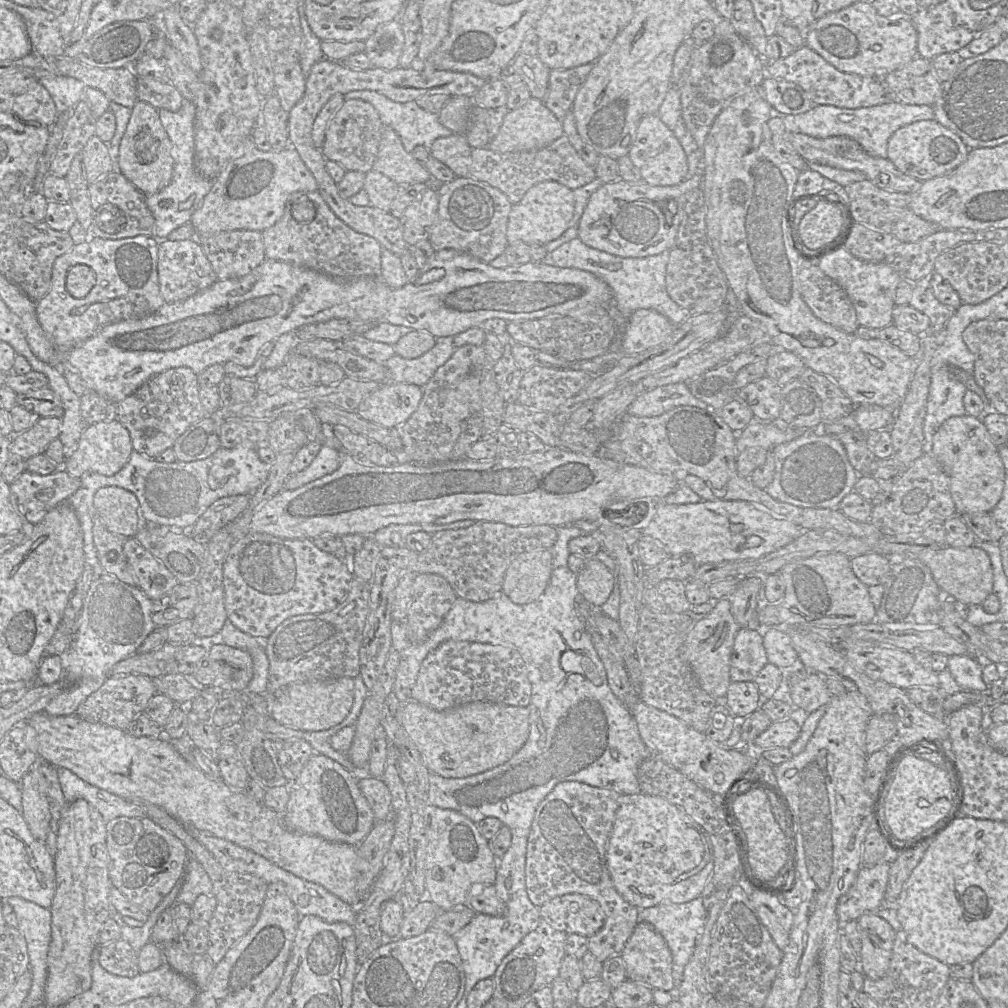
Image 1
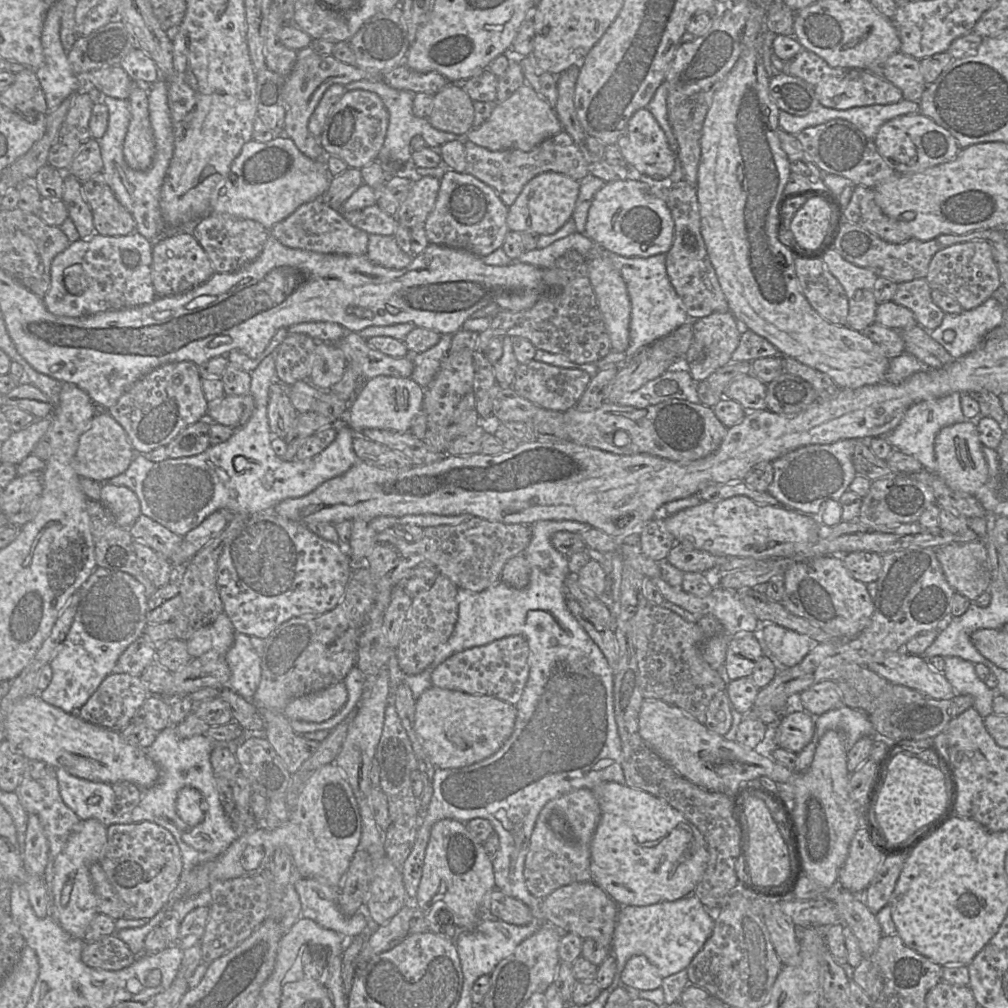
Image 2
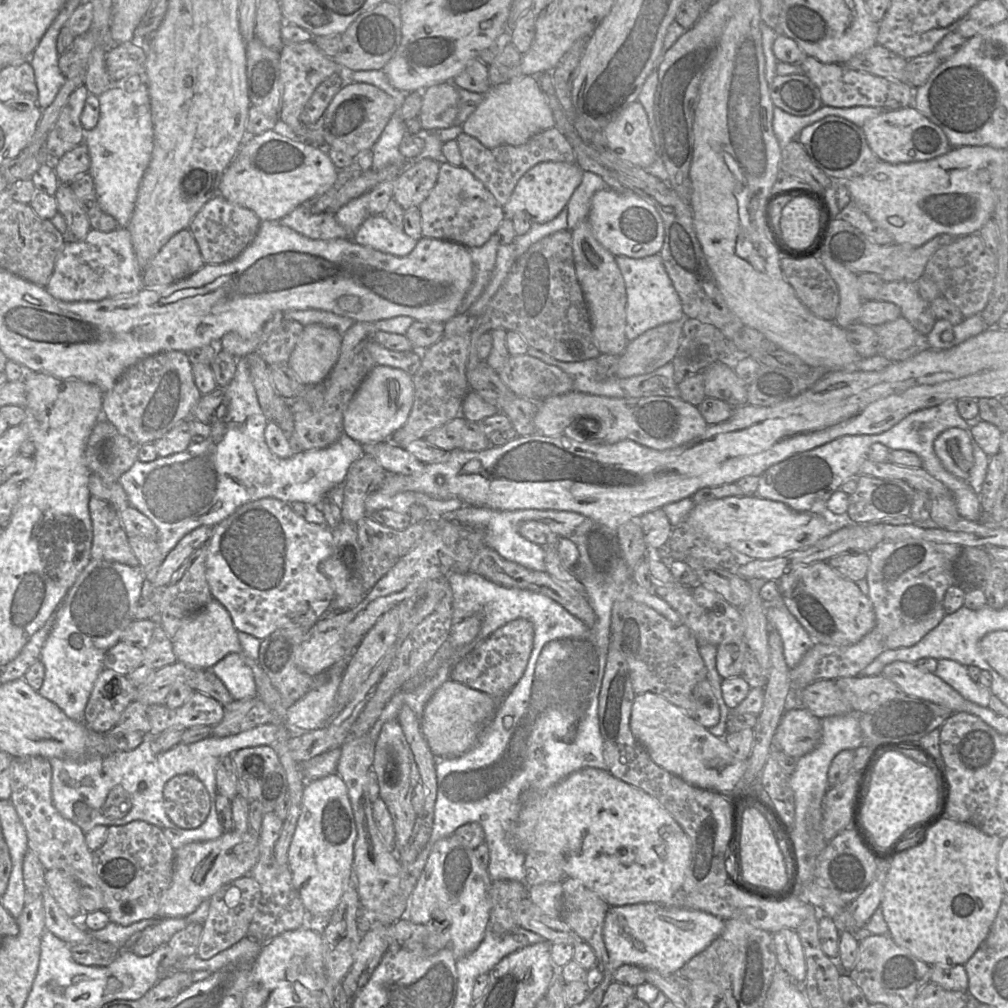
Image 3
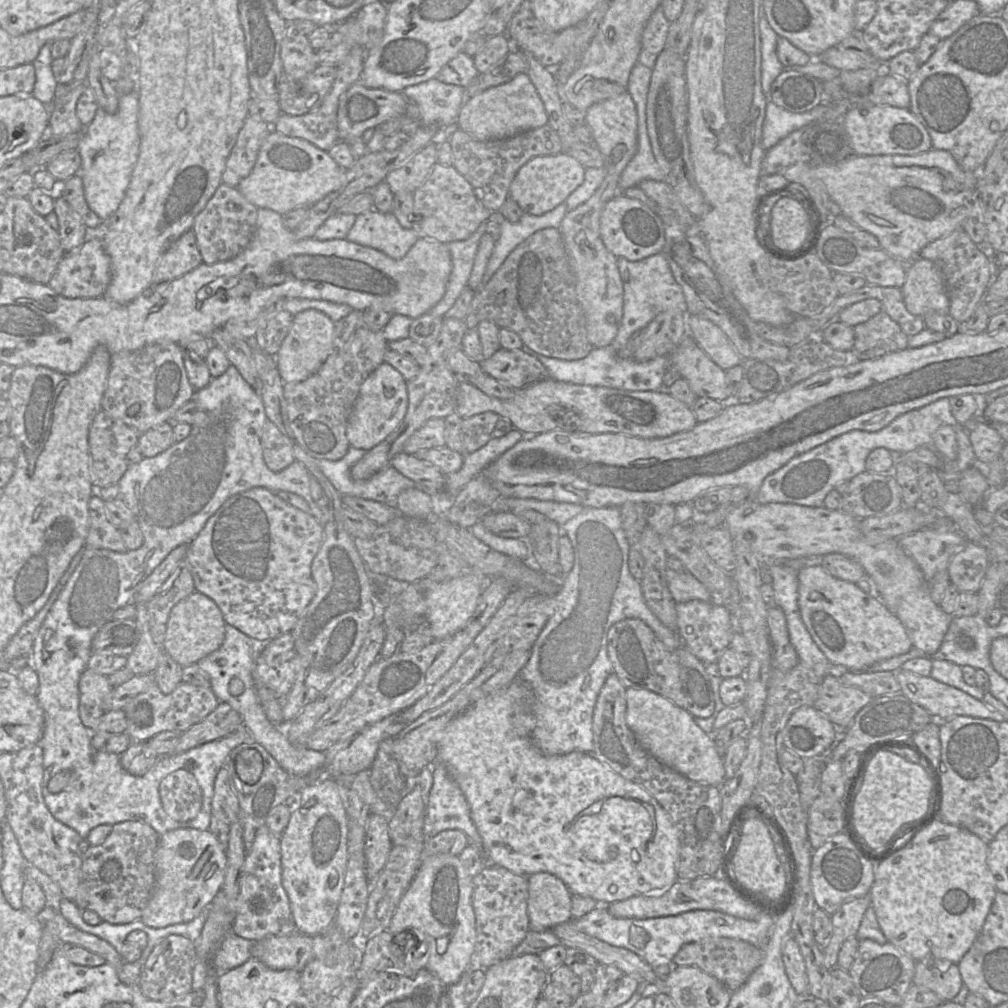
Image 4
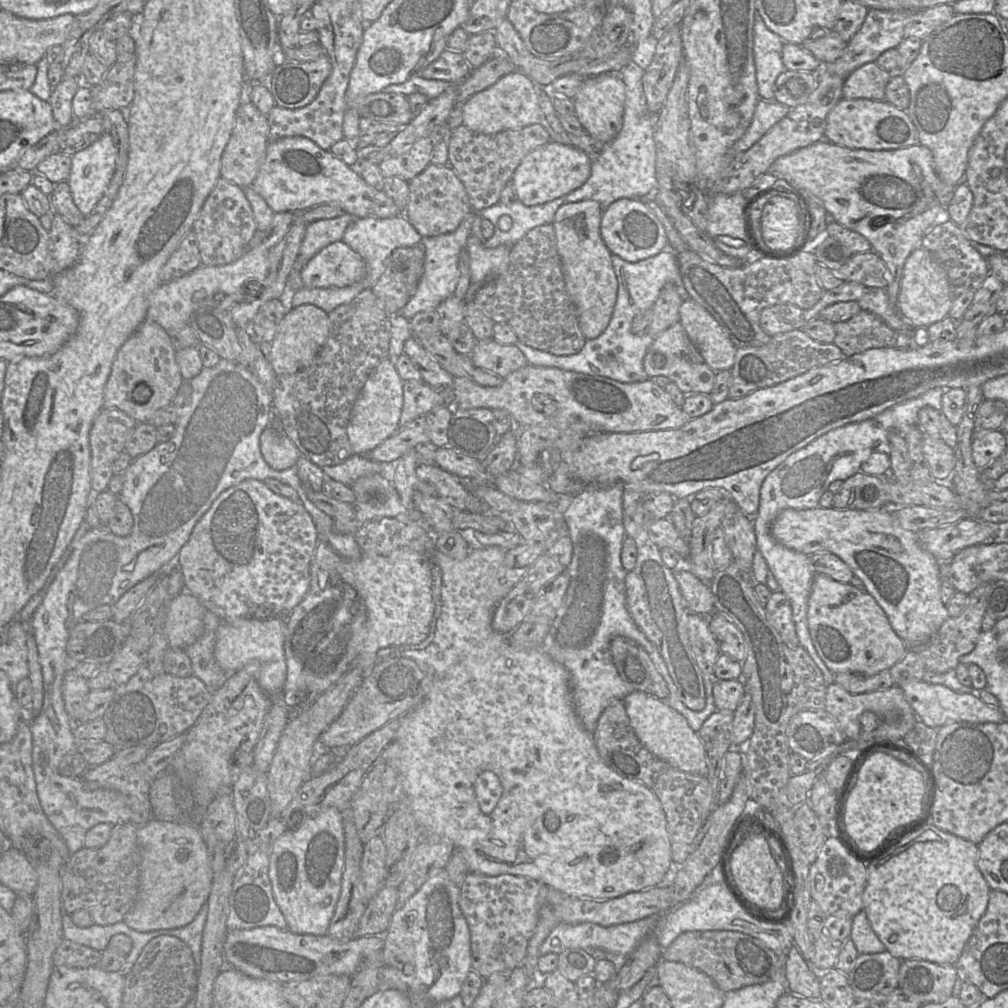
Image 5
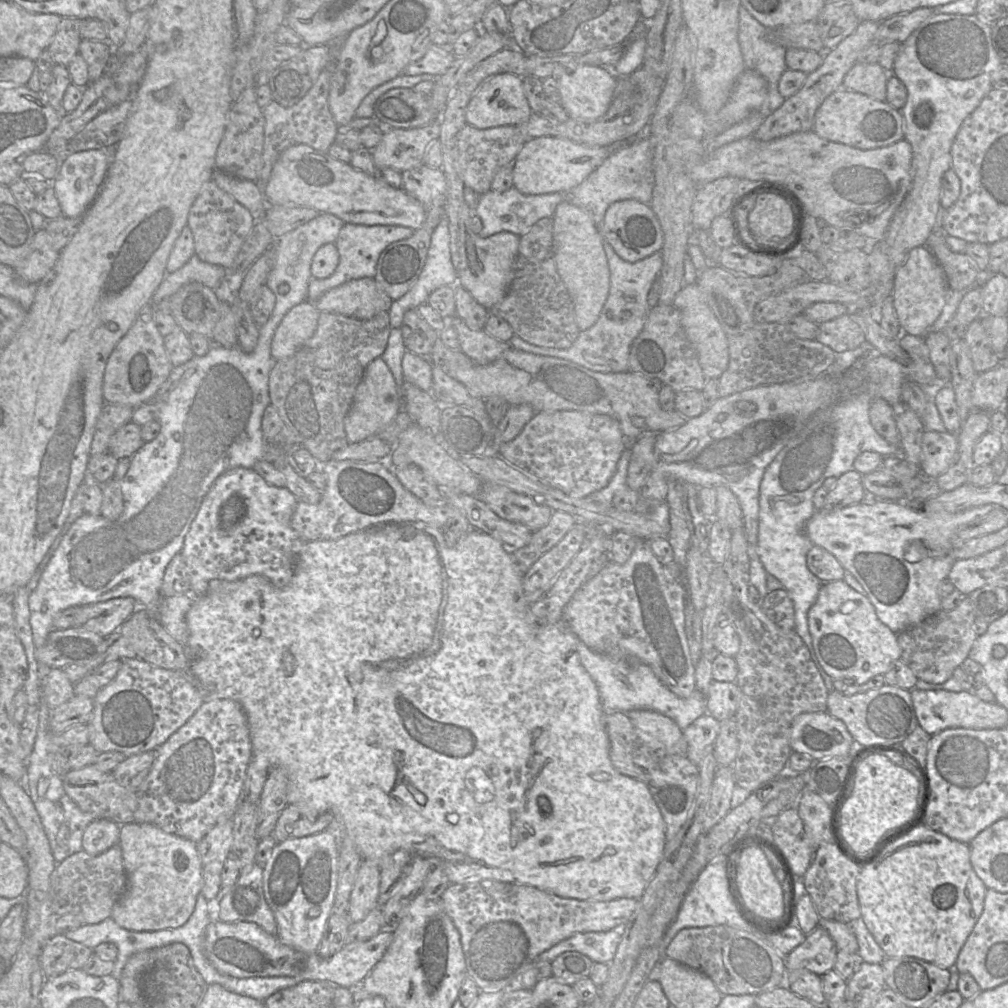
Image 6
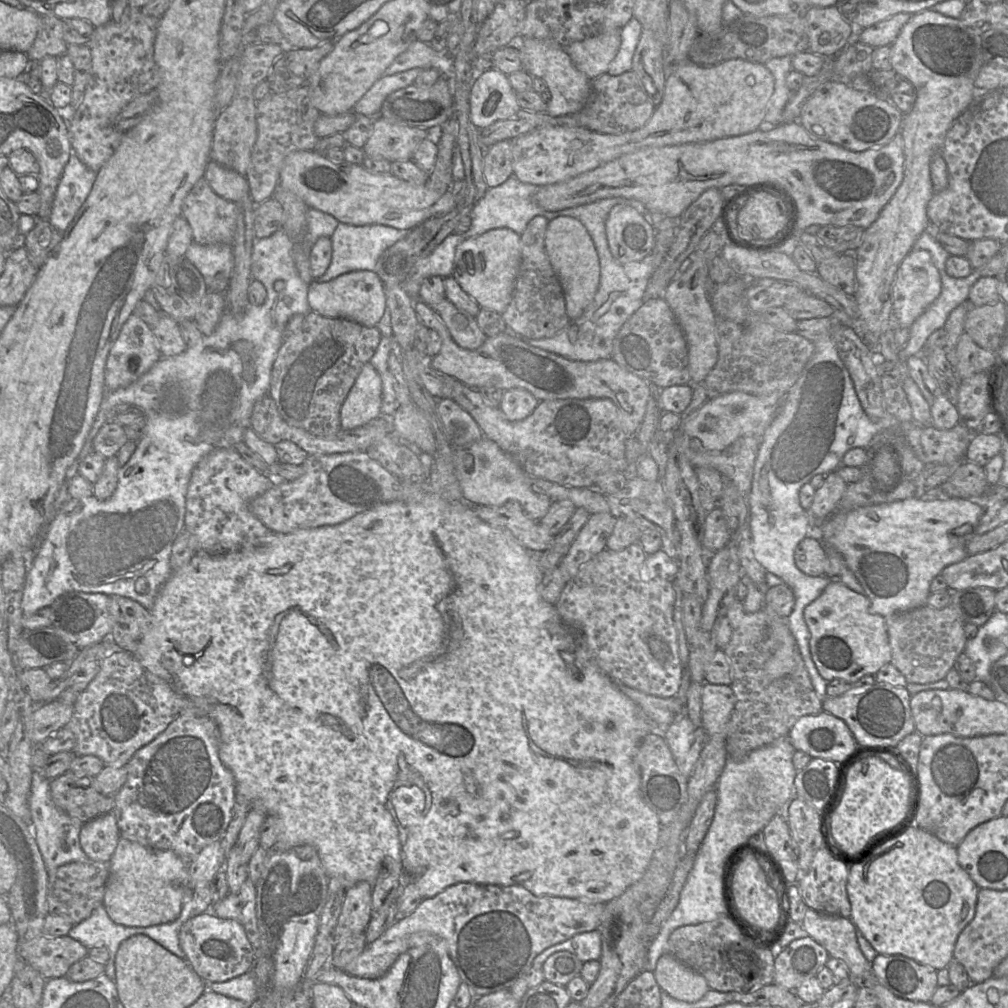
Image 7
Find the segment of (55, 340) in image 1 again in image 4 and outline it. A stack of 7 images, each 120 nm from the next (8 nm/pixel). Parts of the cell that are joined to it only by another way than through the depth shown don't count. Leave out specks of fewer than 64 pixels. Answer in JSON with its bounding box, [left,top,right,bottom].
[48,237,112,299]

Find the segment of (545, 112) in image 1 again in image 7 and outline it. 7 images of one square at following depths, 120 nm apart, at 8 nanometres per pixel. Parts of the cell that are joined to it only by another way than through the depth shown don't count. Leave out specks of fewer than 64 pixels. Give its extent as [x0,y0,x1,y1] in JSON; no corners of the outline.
[469,68,521,129]

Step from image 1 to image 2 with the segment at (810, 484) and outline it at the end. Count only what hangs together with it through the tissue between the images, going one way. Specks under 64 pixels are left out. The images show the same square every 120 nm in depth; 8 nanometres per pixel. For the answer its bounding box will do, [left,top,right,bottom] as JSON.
[767,439,856,516]

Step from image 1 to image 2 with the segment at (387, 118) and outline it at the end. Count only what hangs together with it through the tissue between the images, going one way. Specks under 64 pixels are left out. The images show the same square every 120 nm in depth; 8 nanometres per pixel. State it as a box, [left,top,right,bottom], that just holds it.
[344,80,465,176]

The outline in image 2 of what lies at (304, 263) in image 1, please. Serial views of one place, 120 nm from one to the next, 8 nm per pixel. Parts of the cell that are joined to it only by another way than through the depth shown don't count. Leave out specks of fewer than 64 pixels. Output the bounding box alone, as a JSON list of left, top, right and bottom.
[269,198,369,255]

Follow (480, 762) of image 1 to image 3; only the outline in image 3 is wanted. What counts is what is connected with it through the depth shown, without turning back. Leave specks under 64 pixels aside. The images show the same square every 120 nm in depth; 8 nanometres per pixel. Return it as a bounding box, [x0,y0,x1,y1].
[420,680,498,758]

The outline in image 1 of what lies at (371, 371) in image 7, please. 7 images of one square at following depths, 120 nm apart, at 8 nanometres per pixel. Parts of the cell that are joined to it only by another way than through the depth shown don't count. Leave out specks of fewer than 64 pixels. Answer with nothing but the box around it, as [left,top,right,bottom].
[357,382,423,428]

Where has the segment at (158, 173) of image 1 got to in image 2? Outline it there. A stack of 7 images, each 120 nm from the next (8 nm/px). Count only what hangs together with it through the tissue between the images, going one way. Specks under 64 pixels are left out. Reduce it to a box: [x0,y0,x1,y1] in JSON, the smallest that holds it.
[123,82,156,171]

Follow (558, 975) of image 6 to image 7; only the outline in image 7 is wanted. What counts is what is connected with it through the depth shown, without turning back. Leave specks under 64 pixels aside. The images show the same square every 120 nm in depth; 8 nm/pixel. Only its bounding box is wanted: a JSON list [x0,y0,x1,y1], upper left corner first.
[542,951,583,987]

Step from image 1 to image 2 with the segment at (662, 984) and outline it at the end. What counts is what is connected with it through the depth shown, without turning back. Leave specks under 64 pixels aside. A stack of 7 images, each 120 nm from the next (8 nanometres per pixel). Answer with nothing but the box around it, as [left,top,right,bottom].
[620,955,662,990]

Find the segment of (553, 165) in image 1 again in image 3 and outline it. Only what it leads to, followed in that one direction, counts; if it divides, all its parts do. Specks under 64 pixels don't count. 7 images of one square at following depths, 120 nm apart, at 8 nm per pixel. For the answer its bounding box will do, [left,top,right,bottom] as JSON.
[456,127,575,206]

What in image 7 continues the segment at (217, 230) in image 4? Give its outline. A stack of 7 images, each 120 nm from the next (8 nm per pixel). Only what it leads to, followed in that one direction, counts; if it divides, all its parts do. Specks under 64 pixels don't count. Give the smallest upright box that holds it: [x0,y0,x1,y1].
[181,178,238,244]

